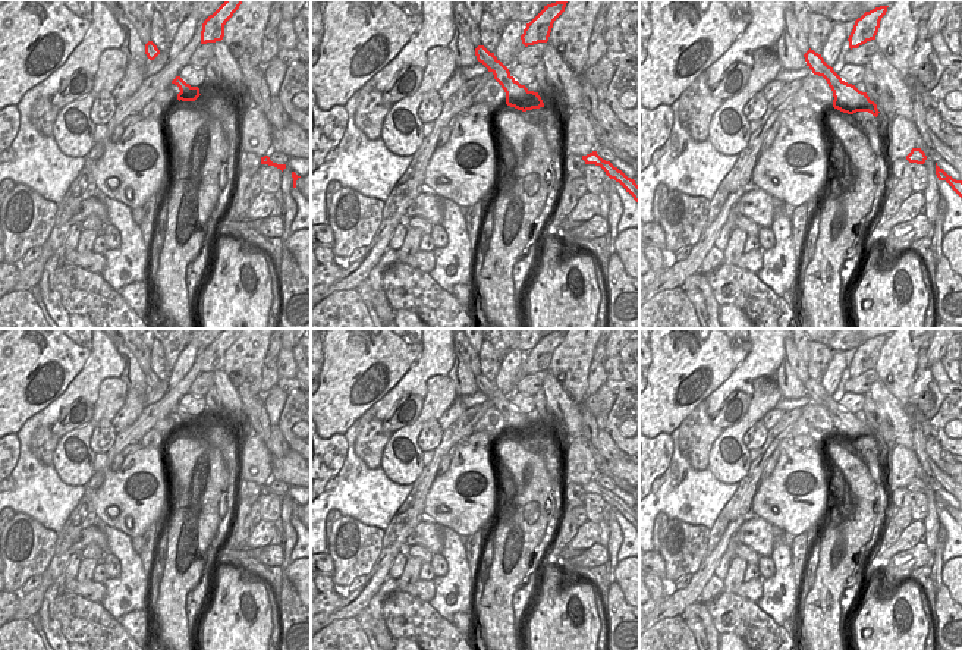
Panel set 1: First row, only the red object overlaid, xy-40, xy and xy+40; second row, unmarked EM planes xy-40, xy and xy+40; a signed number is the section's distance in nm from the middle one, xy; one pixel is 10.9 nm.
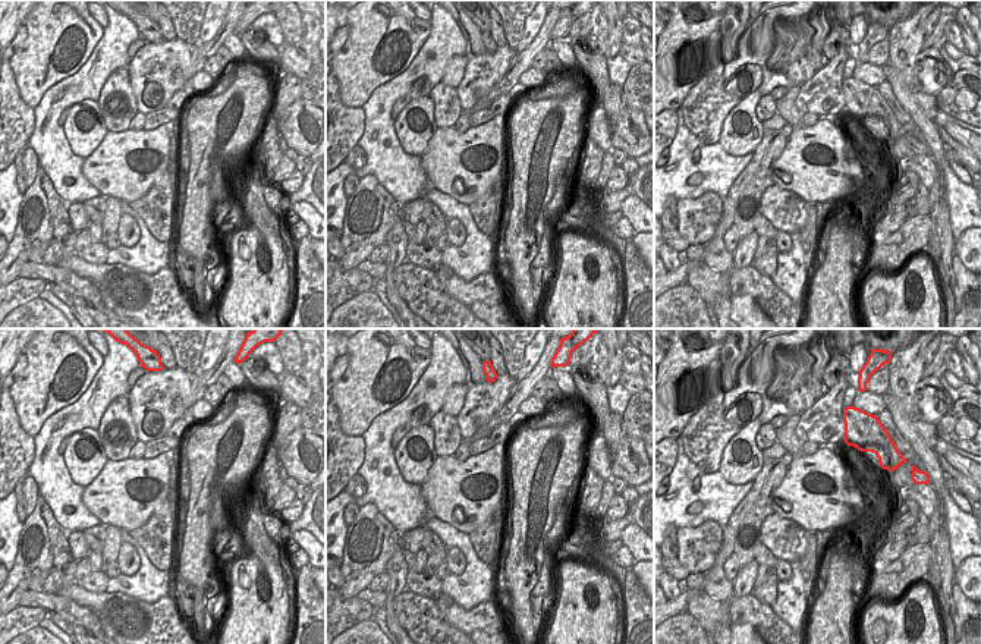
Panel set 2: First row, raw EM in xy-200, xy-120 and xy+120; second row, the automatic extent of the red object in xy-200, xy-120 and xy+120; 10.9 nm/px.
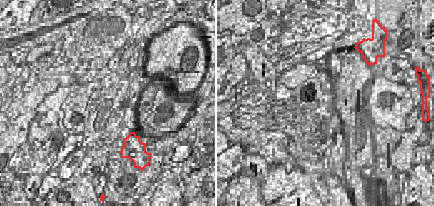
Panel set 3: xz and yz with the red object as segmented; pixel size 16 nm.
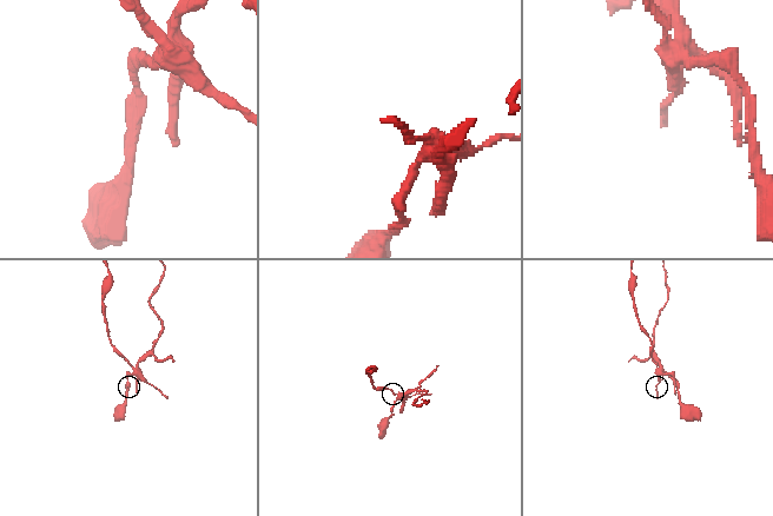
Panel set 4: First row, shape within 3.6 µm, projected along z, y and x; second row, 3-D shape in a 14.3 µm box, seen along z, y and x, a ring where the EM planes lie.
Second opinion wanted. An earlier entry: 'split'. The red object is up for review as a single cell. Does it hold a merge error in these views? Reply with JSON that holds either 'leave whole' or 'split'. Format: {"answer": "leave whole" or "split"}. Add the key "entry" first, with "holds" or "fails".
{"entry": "holds", "answer": "split"}

